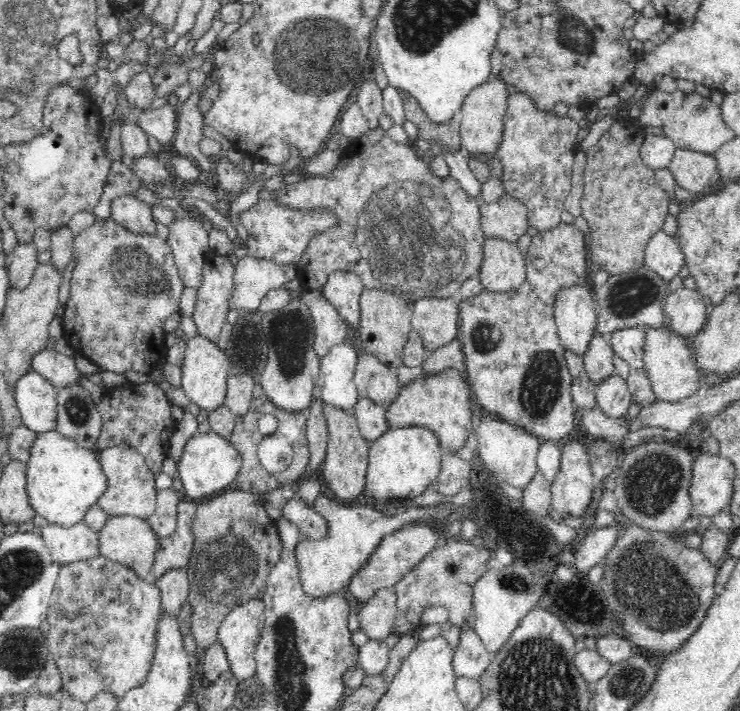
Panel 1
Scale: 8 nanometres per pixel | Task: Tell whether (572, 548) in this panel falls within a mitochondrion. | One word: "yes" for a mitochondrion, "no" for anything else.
no

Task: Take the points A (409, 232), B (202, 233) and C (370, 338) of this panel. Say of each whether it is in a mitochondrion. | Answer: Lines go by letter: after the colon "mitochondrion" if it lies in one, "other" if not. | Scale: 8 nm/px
A: mitochondrion
B: other
C: other

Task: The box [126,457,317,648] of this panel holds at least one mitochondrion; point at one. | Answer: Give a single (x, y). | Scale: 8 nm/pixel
(228, 566)

